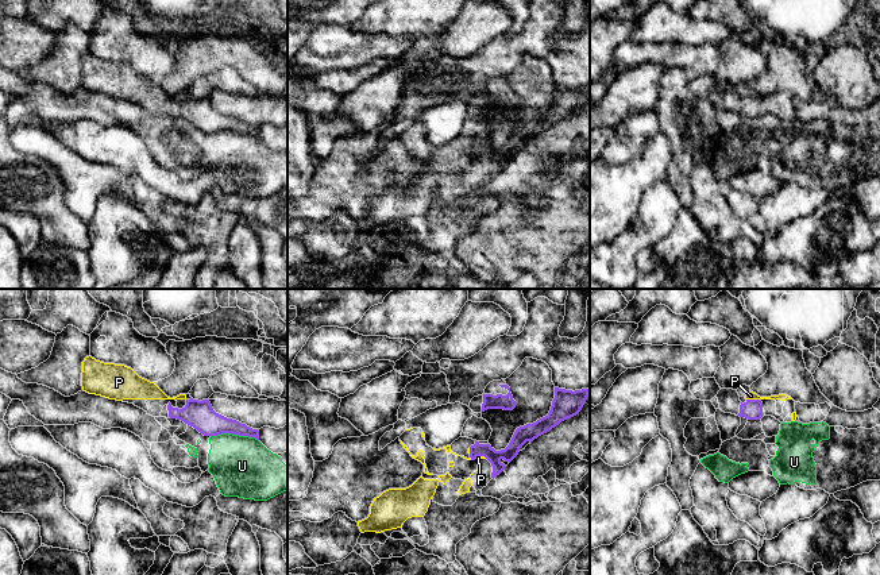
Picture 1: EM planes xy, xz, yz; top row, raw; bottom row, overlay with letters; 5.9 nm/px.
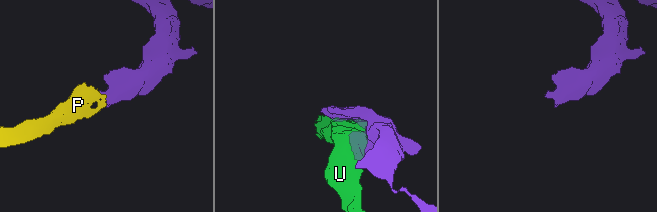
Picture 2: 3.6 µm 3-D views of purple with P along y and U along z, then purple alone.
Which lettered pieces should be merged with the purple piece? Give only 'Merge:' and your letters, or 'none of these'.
Merge: P

